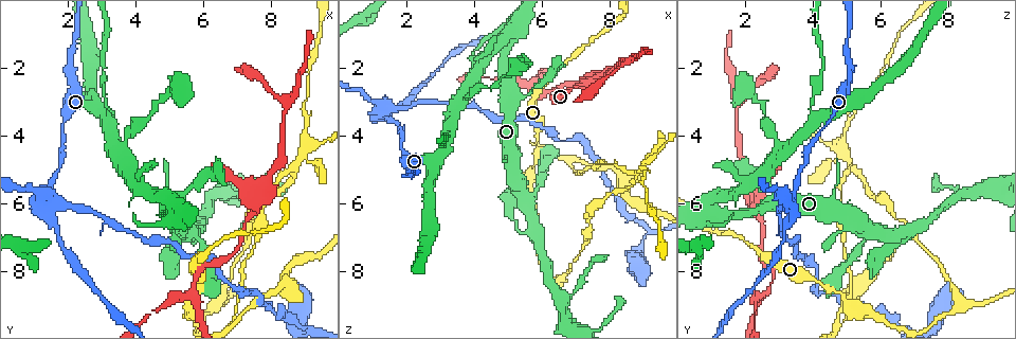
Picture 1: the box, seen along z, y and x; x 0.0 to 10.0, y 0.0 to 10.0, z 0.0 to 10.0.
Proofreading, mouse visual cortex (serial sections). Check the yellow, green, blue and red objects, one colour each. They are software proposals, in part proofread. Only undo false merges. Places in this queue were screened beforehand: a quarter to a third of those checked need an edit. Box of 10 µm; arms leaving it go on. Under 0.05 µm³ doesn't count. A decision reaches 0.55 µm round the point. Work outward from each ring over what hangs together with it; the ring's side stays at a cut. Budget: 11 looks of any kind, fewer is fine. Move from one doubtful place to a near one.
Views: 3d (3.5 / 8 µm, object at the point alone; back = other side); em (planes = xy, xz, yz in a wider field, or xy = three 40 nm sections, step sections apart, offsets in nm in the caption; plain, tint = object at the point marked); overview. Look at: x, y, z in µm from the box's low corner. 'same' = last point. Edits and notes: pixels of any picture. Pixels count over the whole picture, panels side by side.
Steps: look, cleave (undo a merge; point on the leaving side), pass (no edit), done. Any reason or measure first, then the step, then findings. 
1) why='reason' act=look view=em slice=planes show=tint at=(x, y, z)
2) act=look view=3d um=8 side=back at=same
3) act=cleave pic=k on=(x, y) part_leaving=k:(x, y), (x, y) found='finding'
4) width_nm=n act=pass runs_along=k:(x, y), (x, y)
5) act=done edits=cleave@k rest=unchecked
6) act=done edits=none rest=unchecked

why='two arms in line, one across' act=look view=3d um=3.5 at=(5.10, 6.30, 1.10)

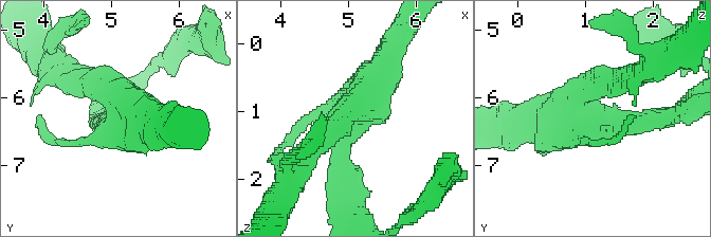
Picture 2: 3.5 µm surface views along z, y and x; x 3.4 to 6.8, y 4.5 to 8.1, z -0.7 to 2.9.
why='shape alone is not enough' act=look view=em slice=xy step=3 show=tint at=(5.10, 6.30, 1.10)

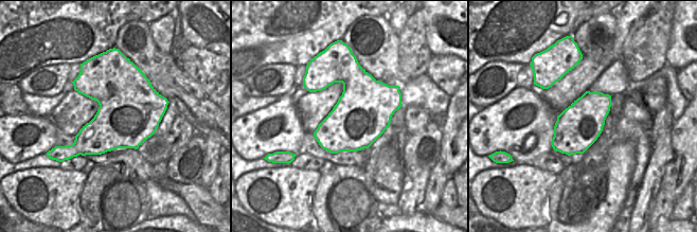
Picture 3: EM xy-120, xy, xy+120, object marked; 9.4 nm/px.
act=pass runs_along=2:(643, 122), (581, 109), (584, 87), (614, 79) found='all the same cell'

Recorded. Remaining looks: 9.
act=look view=3d um=3.5 side=back at=(3.15, 3.55, 4.15)

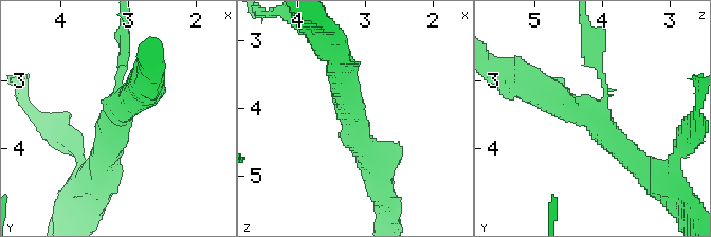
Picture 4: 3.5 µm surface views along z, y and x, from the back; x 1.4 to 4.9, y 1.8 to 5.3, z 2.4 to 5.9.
arms=3 arm_widths_nm=100,350,450 act=look view=em slice=xy step=2 show=plain at=(3.20, 3.50, 4.15)

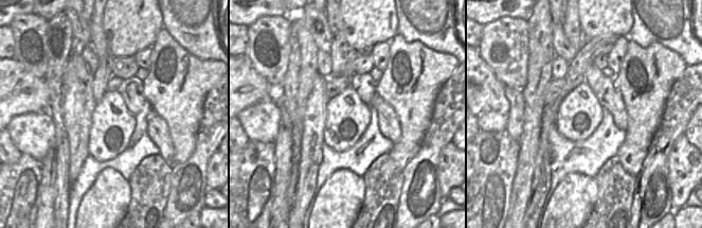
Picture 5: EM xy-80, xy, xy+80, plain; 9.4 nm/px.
act=look view=em slice=xy step=2 show=tint at=same

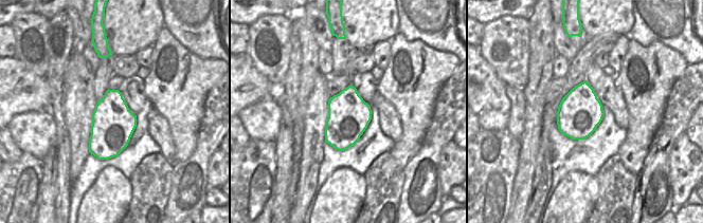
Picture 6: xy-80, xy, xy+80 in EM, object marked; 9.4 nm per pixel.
act=cleave pic=4 on=(596, 48) part_leaving=4:(603, 80), (587, 52), (584, 29) found='two cells meet here'

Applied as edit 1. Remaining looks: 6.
why='see it whole again' act=look view=overview

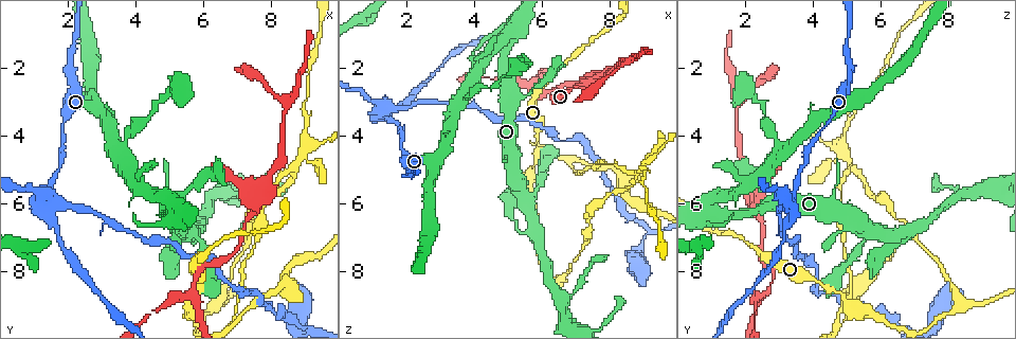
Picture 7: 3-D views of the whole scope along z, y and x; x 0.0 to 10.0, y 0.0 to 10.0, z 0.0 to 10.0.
why='two arms in line, one across' act=look view=3d um=3.5 at=(6.65, 5.60, 8.80)

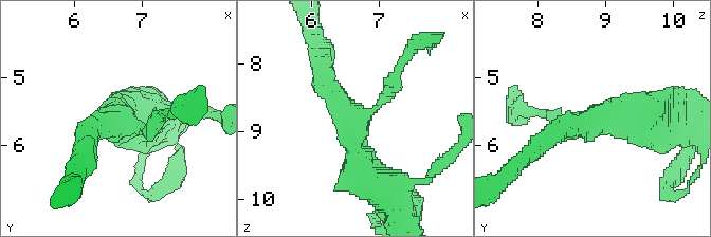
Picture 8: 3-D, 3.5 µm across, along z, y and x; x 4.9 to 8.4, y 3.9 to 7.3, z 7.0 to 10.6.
arms=3 arm_widths_nm=200,300,500 why='need the tissue' act=look view=em slice=planes show=plain at=(6.65, 5.65, 8.85)

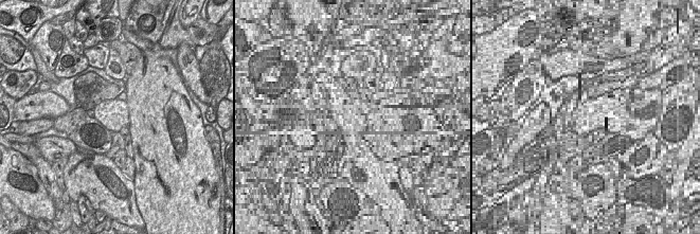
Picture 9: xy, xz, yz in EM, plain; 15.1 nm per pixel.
why='where the object lies' act=look view=em slice=planes show=tint at=same

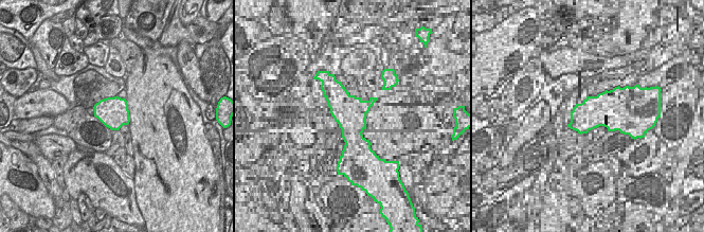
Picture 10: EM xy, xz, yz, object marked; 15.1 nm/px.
act=pass found='continuous, no second cell'

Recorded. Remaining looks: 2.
why='sharp bend' act=look view=3d um=3.5 at=(1.50, 5.80, 3.30)

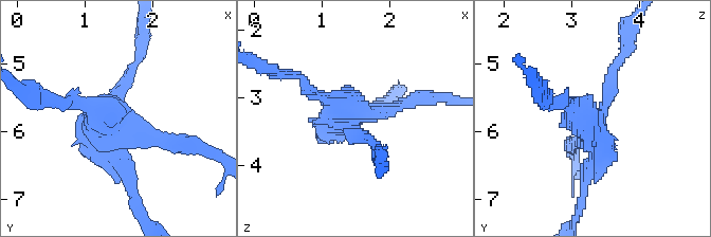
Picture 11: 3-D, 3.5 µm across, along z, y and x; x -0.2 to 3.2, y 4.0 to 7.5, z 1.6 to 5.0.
act=look view=em slice=planes show=tint at=(1.50, 5.80, 3.30)

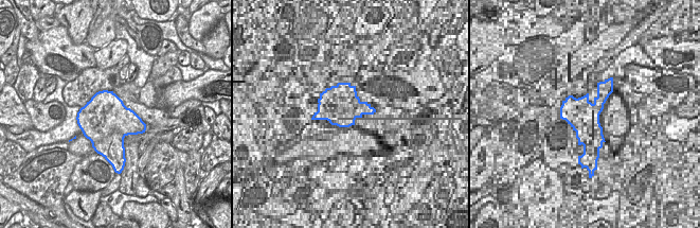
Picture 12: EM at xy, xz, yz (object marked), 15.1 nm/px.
act=cleave pic=11 on=(103, 111) part_leaving=11:(115, 116), (142, 137), (203, 149) found='two cells meet here'

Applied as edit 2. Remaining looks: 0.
act=done edits=cleave@4,cleave@11 rest=unchecked

